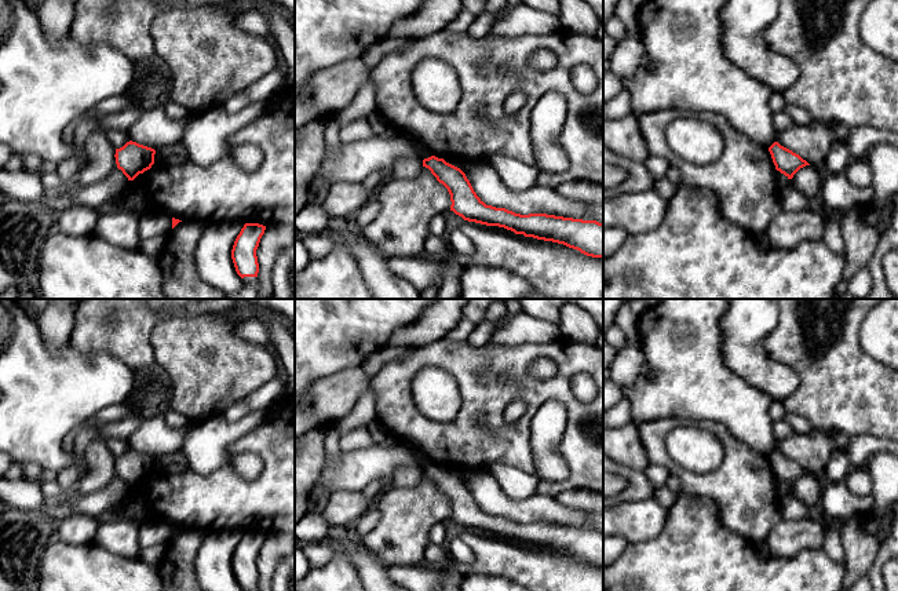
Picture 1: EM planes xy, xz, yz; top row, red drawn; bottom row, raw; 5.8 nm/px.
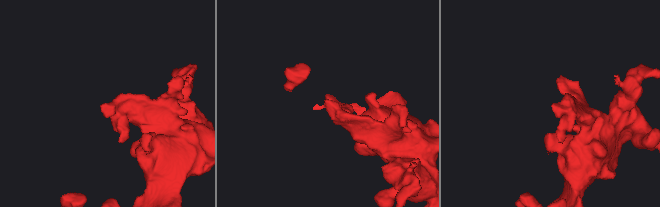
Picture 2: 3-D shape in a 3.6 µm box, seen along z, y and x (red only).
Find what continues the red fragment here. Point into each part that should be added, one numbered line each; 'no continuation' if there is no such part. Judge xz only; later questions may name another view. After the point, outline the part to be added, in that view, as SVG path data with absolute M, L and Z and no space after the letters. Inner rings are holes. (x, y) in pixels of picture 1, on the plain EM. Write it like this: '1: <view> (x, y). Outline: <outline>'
no continuation

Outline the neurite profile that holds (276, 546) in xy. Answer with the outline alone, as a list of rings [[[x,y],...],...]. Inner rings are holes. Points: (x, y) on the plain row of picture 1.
[[[295,533],[266,535],[256,558],[259,581],[256,591],[271,591],[271,581],[280,561],[295,551]]]

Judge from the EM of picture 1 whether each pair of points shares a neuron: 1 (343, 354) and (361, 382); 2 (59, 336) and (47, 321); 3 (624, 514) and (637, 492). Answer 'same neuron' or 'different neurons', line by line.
1: different neurons
2: same neuron
3: different neurons

